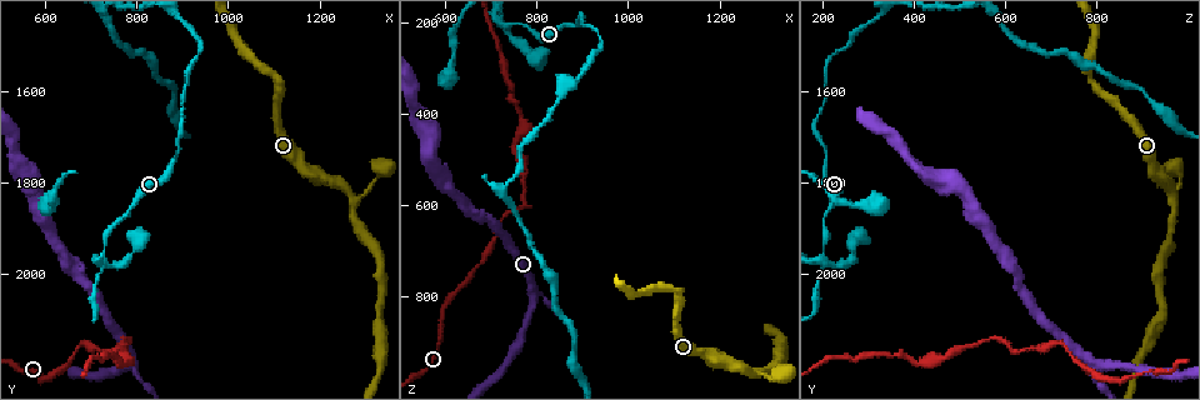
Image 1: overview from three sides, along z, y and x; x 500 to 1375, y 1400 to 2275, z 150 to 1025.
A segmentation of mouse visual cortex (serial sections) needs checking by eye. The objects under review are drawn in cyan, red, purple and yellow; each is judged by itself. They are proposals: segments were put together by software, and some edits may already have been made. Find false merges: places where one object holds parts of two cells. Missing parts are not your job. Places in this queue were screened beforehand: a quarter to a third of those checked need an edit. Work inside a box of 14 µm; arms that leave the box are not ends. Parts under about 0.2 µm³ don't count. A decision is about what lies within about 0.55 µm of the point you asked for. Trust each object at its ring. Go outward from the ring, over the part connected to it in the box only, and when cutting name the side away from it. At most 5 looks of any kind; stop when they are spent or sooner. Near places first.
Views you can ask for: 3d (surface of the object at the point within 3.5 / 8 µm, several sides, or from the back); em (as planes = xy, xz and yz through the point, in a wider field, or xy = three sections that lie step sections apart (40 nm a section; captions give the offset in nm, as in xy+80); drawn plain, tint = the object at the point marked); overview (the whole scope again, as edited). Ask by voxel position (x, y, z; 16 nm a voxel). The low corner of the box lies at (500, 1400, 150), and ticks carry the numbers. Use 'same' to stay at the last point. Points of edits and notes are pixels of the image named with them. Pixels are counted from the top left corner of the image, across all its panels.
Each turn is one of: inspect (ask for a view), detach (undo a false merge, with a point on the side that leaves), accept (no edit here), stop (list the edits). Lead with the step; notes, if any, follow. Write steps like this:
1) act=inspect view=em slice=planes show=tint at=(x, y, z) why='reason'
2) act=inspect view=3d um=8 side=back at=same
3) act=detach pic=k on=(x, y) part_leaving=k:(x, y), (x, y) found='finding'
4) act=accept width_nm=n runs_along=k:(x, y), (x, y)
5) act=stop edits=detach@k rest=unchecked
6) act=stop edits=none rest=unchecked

act=inspect view=3d um=3.5 at=(775, 2155, 605) why='sharp bend'

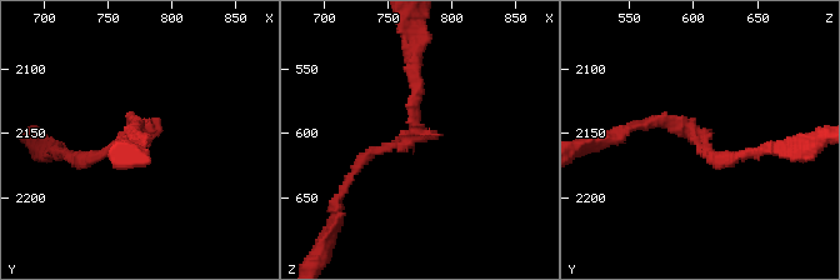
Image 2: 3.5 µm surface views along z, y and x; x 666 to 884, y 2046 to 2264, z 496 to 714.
act=inspect view=em slice=planes show=plain at=(772, 2146, 600) arm_widths_nm=150,150 why='need the tissue'

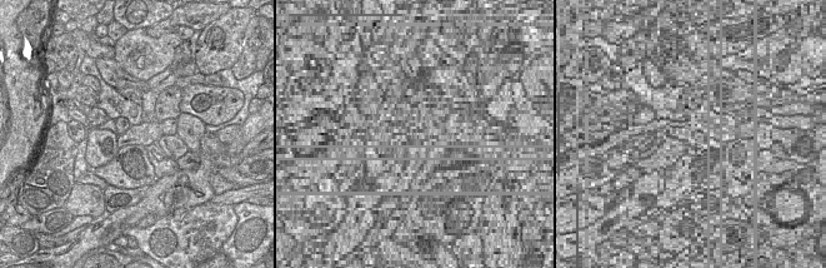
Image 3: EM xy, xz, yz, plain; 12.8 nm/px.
act=inspect view=em slice=planes show=tint at=same

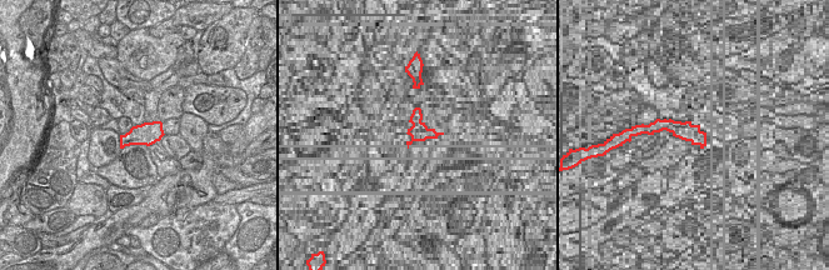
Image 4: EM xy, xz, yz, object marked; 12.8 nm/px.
act=detach pic=2 on=(416, 86) part_leaving=2:(415, 131), (411, 33) found='a second cell is stuck on'

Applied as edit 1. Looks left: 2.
act=inspect view=3d um=8 at=(785, 1865, 210) why='sudden change in width'

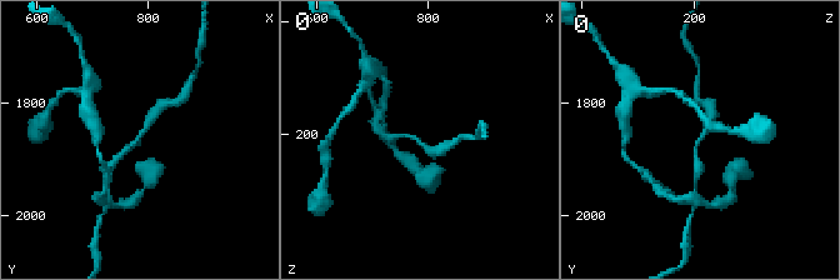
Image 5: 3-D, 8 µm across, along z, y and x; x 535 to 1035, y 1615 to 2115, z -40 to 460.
act=inspect view=em slice=xy step=2 show=tint at=(780, 1860, 215) arm_widths_nm=100,300 why='now the EM'

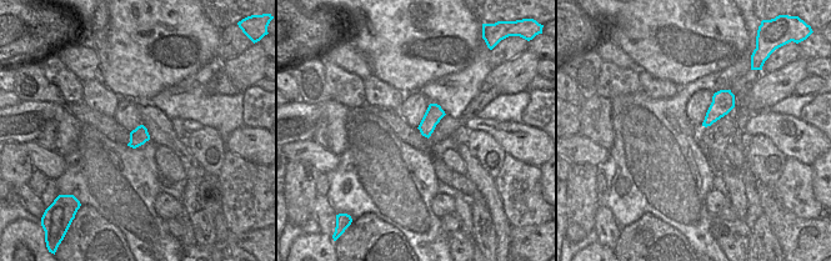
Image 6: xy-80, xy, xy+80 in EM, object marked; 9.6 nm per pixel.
act=accept runs_along=5:(163, 105), (114, 163) found='one cell here'

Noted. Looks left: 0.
act=stop edits=detach@2 rest=unchecked

